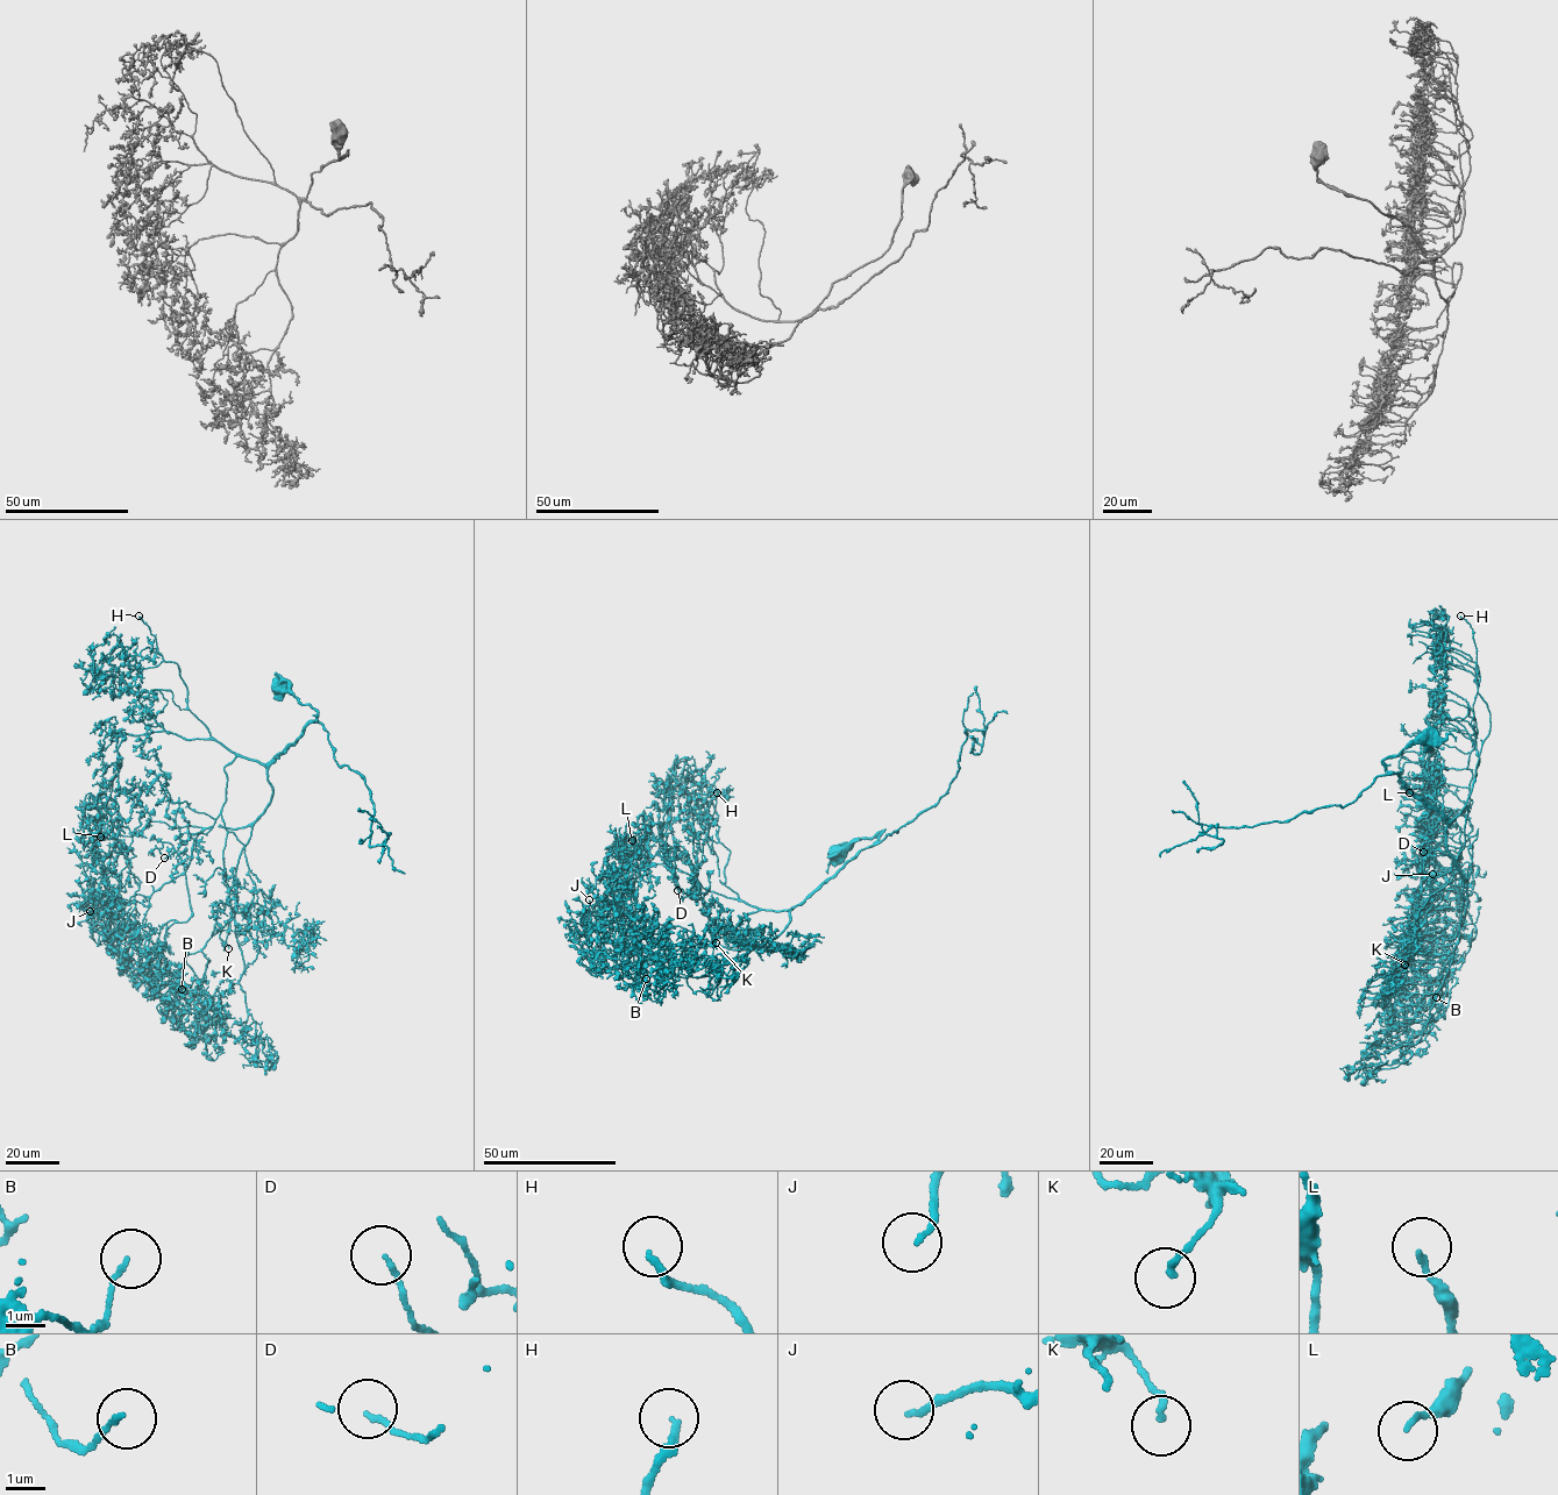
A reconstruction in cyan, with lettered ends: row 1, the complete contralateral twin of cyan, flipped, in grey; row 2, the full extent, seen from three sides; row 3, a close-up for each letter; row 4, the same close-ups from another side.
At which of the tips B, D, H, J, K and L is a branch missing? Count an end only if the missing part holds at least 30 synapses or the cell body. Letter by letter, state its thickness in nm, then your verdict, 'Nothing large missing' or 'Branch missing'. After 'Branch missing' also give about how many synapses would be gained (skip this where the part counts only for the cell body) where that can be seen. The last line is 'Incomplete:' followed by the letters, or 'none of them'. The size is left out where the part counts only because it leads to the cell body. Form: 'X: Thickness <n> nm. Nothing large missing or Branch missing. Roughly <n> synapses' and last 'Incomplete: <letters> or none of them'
B: Thickness 110 nm. Nothing large missing
D: Thickness 110 nm. Nothing large missing
H: Thickness 170 nm. Branch missing. Roughly 80 synapses
J: Thickness 110 nm. Branch missing. Roughly 35 synapses
K: Thickness 140 nm. Nothing large missing
L: Thickness 130 nm. Nothing large missing
Incomplete: H, J

